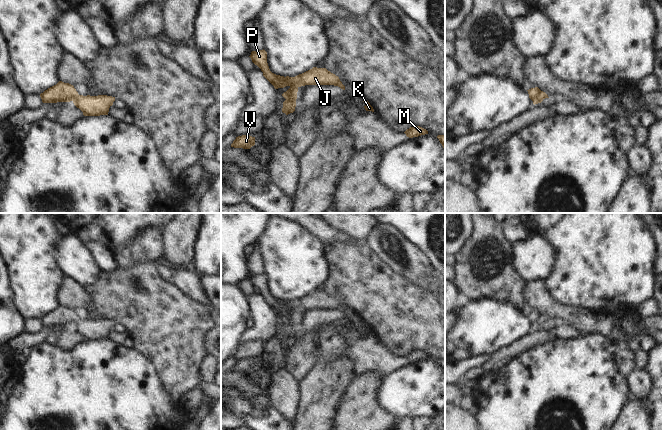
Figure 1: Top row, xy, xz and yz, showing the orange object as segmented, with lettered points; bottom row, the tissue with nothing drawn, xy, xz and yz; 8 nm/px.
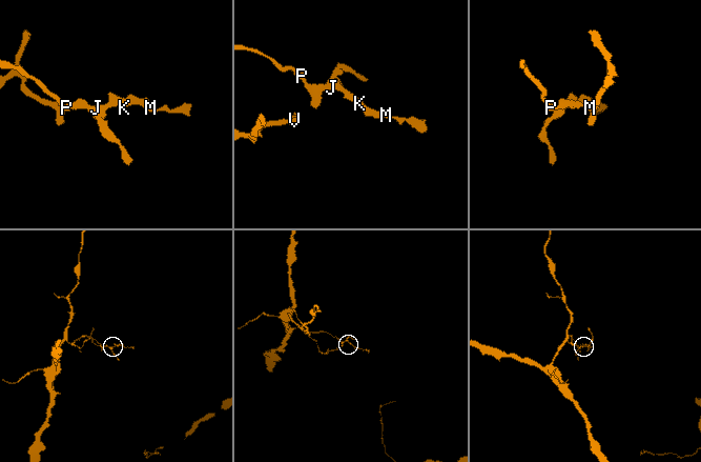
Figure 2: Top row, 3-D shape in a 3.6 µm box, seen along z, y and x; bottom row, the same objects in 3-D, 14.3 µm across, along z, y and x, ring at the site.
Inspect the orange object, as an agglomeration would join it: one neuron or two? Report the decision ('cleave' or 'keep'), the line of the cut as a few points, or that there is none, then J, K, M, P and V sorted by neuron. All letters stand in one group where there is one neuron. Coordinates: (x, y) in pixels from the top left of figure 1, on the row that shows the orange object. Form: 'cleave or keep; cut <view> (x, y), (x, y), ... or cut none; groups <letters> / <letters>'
keep; cut none; groups J K M P V

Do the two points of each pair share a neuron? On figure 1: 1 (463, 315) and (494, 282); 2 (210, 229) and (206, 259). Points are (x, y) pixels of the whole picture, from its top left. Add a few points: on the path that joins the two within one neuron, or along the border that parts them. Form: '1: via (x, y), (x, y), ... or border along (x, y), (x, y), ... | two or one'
1: border along (469, 300), (496, 299), (500, 301) | two
2: via (210, 236), (210, 252) | one

